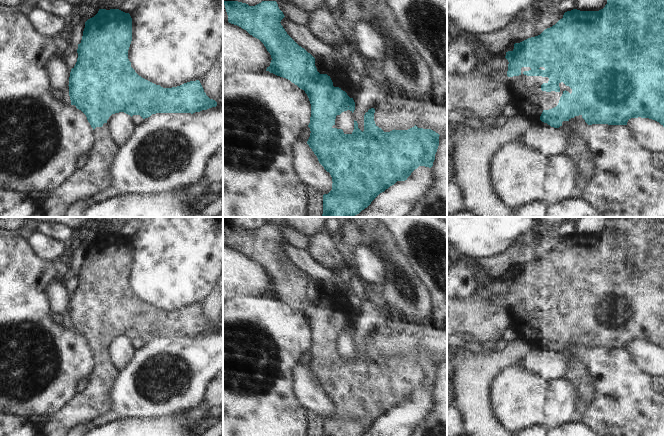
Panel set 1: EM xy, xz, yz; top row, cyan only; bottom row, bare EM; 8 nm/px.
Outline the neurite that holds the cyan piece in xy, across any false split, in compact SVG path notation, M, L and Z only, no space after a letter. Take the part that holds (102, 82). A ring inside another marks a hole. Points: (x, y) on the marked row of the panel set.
M99 9L98 13L85 22L81 43L78 44L78 58L69 77L69 96L87 117L94 130L95 144L87 155L85 165L66 182L47 192L43 199L42 212L45 217L63 217L68 206L76 200L90 199L97 192L109 187L109 166L118 147L107 130L107 120L112 114L124 112L131 117L140 115L143 119L156 113L195 113L217 106L210 99L199 80L177 87L163 88L141 76L131 67L128 50L132 41L132 18L119 9Z

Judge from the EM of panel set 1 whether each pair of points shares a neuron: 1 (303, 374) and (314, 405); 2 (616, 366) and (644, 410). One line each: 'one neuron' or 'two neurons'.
1: one neuron
2: one neuron

